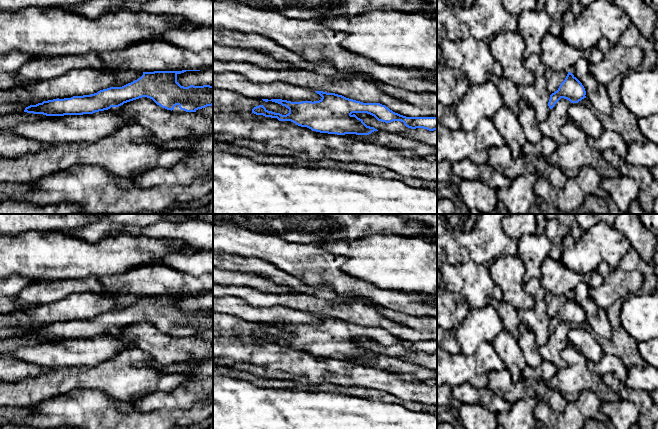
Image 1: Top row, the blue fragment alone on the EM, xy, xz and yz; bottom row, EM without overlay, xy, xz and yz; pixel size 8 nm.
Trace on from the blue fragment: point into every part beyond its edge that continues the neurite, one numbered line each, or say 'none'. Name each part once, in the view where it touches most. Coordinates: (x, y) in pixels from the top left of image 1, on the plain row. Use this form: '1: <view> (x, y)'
none

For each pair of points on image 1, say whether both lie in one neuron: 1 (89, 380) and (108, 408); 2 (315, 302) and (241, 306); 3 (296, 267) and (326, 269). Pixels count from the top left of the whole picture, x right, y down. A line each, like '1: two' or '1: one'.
1: two
2: two
3: one

